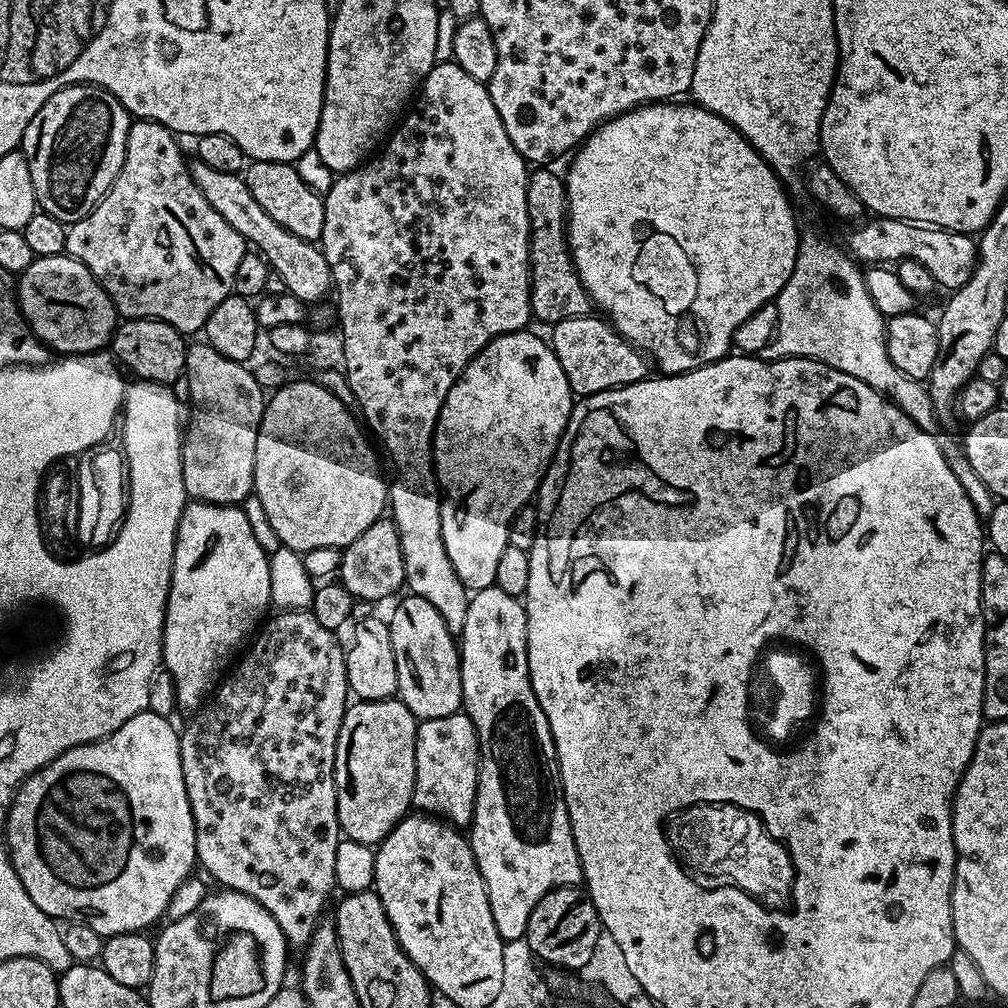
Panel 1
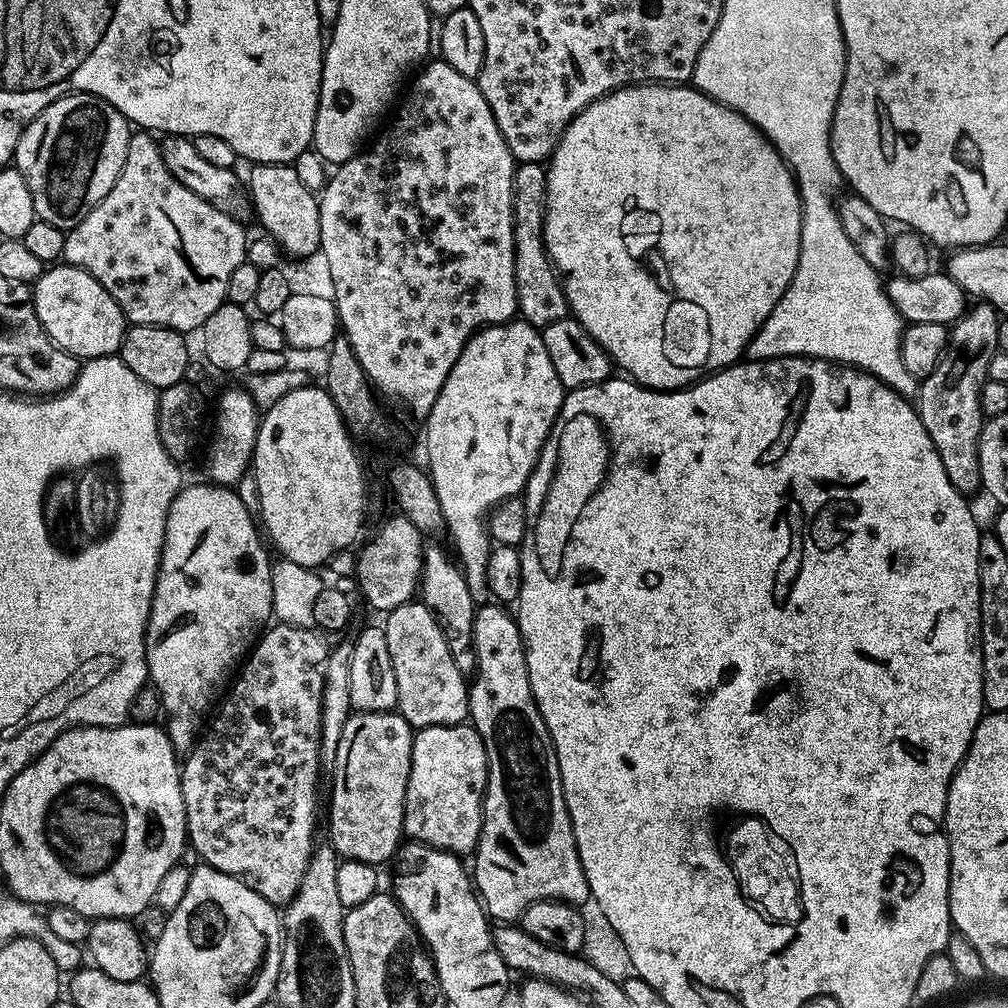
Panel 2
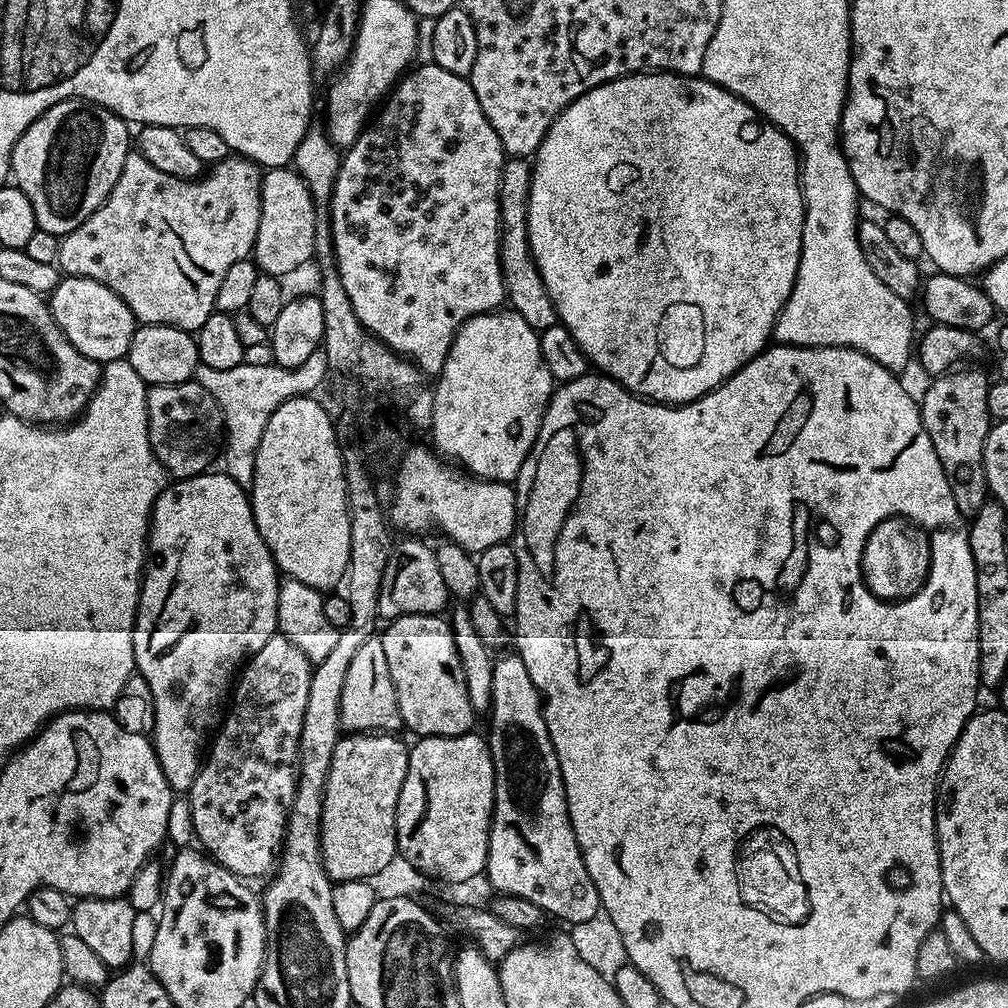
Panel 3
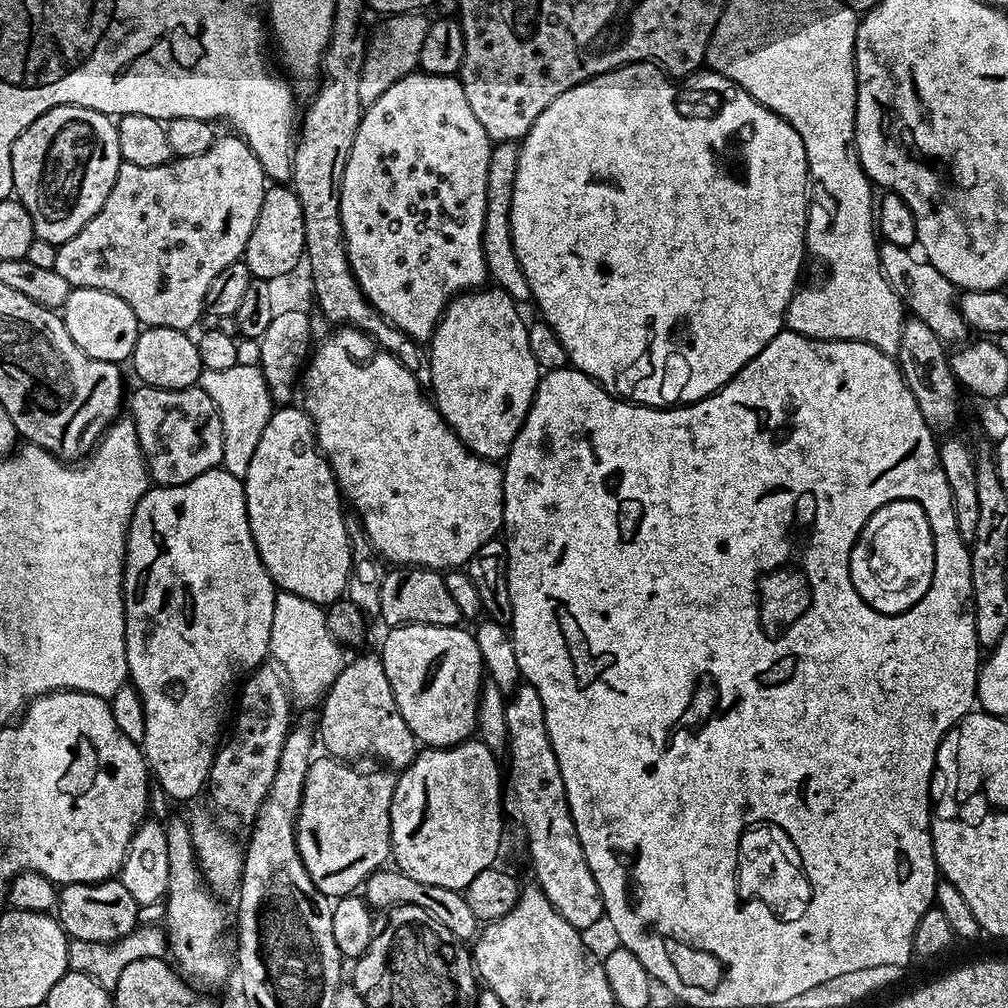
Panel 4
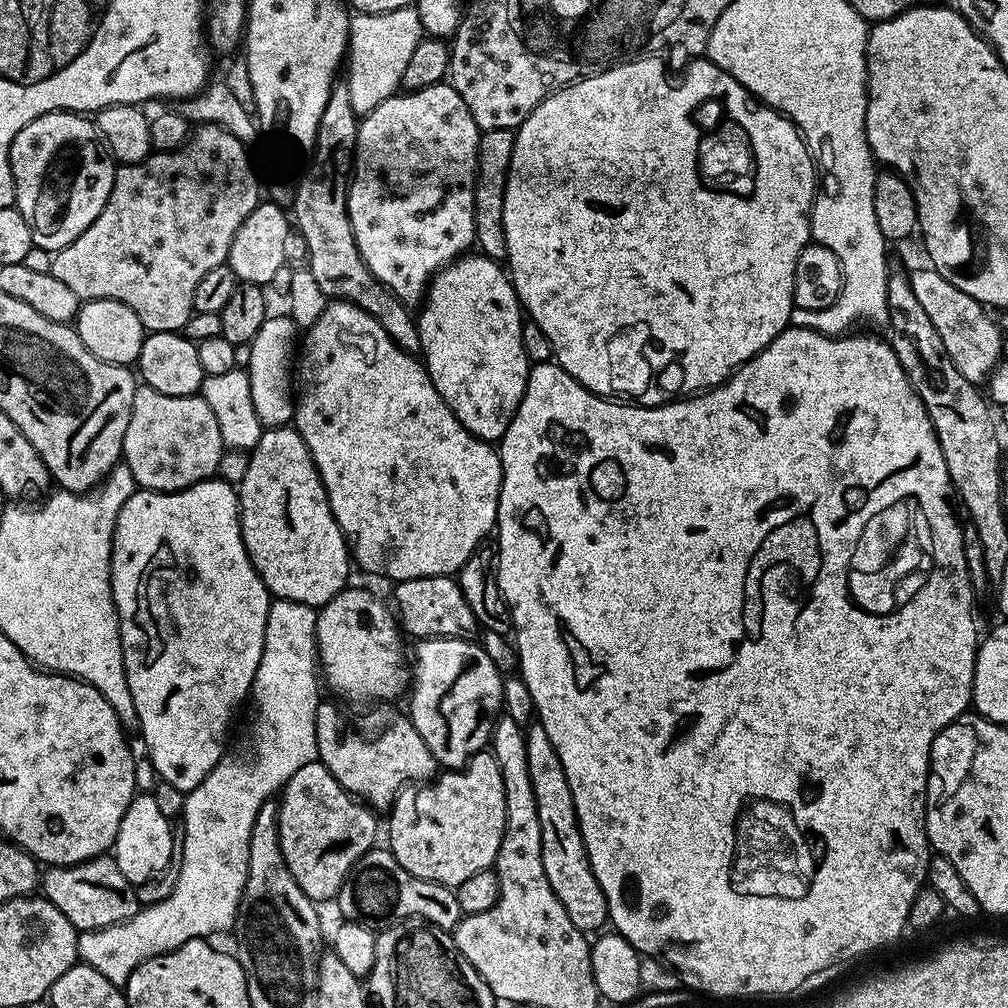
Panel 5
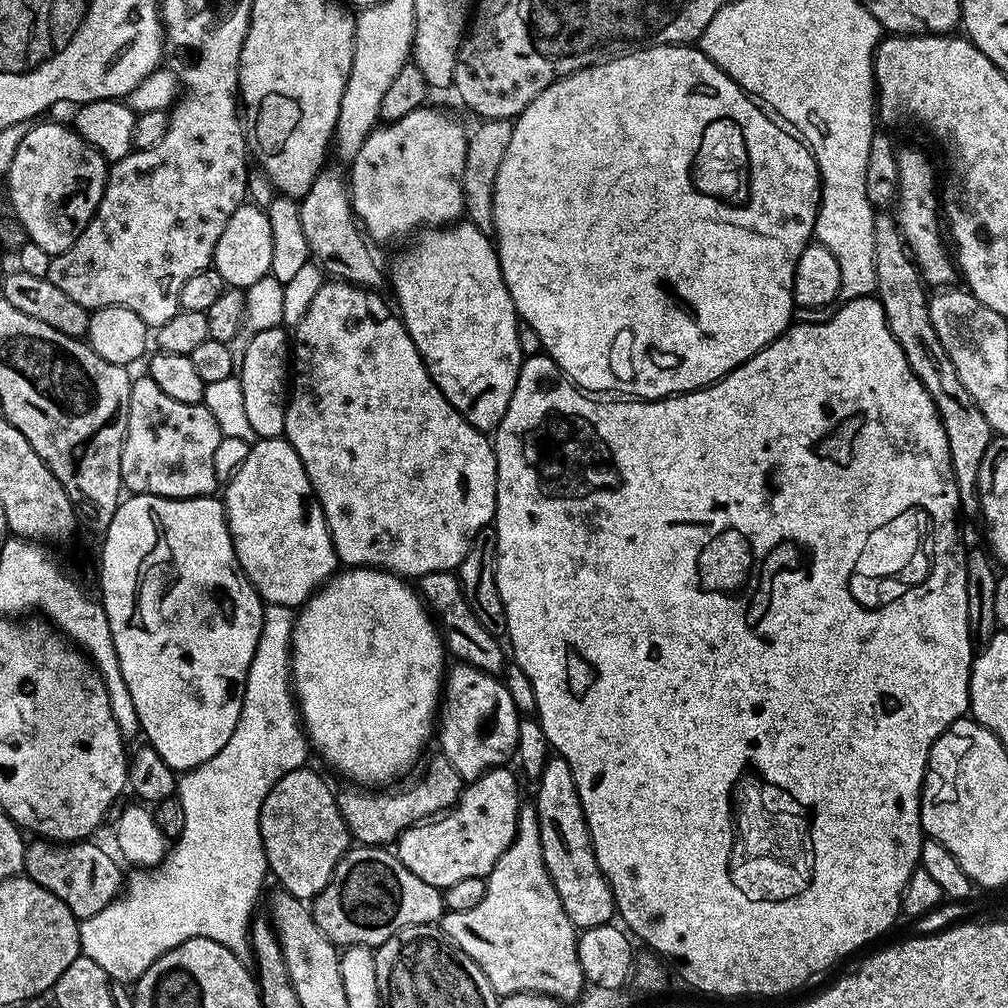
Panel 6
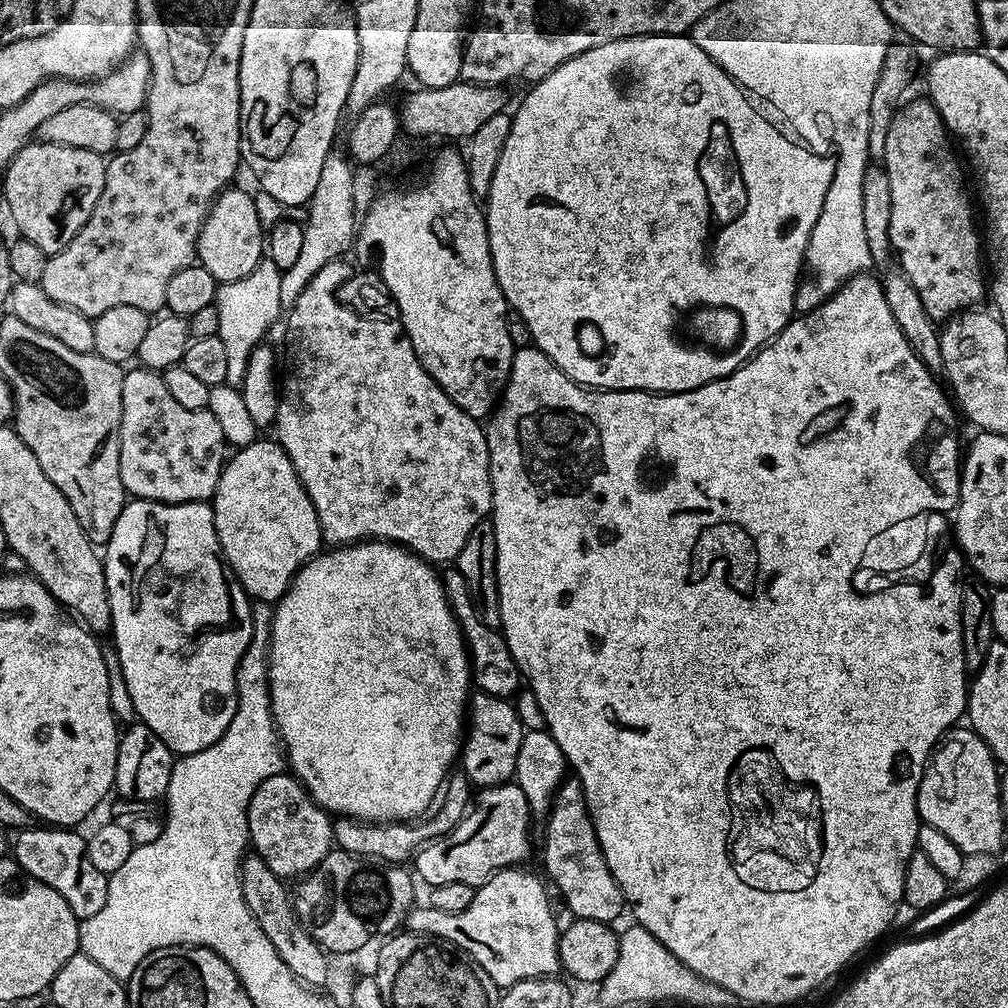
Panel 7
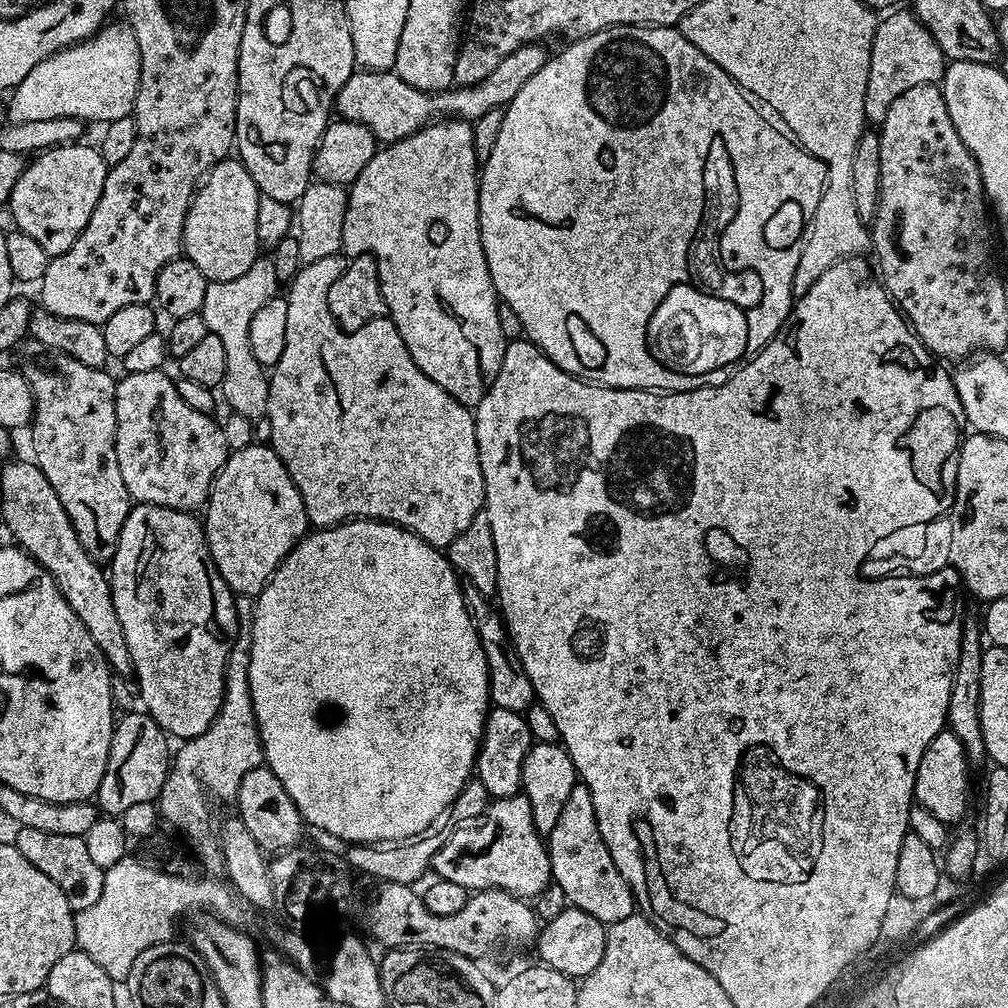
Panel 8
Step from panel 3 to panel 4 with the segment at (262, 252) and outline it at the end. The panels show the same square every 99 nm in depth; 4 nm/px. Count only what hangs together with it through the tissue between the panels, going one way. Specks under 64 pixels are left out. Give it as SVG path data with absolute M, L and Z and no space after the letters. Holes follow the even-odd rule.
M268 186L264 189L262 210L258 210L258 218L254 222L254 230L250 230L250 238L246 242L246 250L242 257L252 277L270 280L290 274L301 267L304 250L304 219L302 218L302 202L298 202L296 193L288 186Z

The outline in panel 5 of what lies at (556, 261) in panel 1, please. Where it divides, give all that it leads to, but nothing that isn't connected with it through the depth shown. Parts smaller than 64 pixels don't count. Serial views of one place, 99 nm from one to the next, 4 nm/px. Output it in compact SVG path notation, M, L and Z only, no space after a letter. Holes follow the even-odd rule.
M499 128L480 133L478 166L474 186L474 234L479 255L504 262L508 259L506 230L502 222L502 206L506 206L506 178L510 174L510 158L514 158L516 134L513 129Z

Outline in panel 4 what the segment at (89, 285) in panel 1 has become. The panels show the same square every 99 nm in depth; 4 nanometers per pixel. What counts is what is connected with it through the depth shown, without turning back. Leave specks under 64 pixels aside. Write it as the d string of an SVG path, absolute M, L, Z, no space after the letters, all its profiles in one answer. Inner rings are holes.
M73 288L66 298L62 315L66 330L70 330L70 338L78 342L82 351L90 354L90 358L108 360L112 364L120 364L131 357L142 331L141 322L134 310L130 310L122 298L106 294L106 290Z

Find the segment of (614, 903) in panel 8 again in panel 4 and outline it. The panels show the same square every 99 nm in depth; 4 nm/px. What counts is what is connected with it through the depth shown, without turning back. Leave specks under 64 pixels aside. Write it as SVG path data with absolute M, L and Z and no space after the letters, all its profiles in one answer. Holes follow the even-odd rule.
M524 682L517 687L516 691L507 697L506 703L506 730L508 731L508 750L506 759L508 759L508 768L506 764L506 775L502 780L502 807L509 817L512 816L518 823L524 827L524 832L528 835L528 852L532 855L532 872L536 875L535 883L546 894L546 898L558 910L558 914L562 914L562 918L566 918L566 922L570 922L575 928L584 929L588 926L598 922L601 916L604 915L604 903L600 897L598 890L598 882L594 882L594 874L590 870L590 866L586 862L586 854L582 850L582 846L578 842L578 830L572 821L572 811L568 805L566 798L566 786L562 782L562 770L558 766L558 758L554 758L554 746L550 746L550 734L546 734L546 718L542 710L542 698L538 694L538 690L534 690L534 686L530 683Z

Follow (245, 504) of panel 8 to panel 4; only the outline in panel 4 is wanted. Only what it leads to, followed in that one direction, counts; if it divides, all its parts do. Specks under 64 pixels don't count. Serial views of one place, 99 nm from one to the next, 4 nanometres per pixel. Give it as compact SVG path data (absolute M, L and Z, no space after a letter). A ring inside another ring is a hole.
M280 406L273 411L243 481L250 534L273 584L279 591L298 594L298 598L306 598L321 606L335 604L347 593L350 574L352 547L344 525L346 508L332 467L316 442L312 419L303 407Z

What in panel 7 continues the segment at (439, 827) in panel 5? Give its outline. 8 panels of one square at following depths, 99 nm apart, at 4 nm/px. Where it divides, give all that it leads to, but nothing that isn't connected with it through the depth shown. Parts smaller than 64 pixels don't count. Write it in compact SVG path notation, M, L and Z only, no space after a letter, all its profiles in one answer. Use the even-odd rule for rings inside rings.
M515 782L483 789L475 797L470 811L461 816L453 828L416 853L415 875L419 879L421 876L428 886L442 882L466 882L473 886L484 884L493 872L525 863L523 860L528 856L528 824L530 813L526 794L522 794Z

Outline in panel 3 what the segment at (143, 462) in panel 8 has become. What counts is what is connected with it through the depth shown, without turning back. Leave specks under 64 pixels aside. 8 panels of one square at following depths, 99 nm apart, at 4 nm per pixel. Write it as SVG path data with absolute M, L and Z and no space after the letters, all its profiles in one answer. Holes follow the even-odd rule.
M196 379L181 384L153 384L146 398L148 407L148 437L150 446L169 477L185 480L209 471L212 459L217 459L218 445L225 427L218 402Z

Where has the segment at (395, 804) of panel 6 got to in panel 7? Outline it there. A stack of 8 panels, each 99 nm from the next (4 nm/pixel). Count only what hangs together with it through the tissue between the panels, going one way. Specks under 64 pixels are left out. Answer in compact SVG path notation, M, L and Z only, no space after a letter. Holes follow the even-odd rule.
M456 770L451 773L450 779L443 789L442 799L439 801L439 804L441 803L440 816L444 820L417 818L411 822L373 824L353 820L350 816L337 815L332 821L332 839L335 847L346 850L350 854L369 856L375 860L385 860L391 864L404 866L415 857L416 853L425 844L437 839L441 834L447 832L449 828L453 828L456 825L457 820L465 815L466 805L473 799L473 796L474 788L473 785L469 784L468 777L464 775L463 771Z

